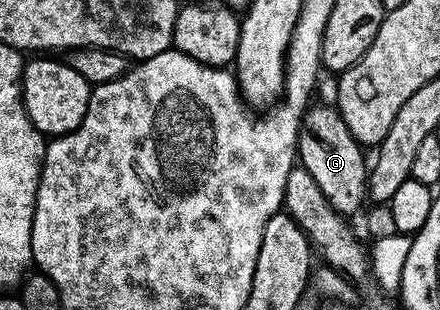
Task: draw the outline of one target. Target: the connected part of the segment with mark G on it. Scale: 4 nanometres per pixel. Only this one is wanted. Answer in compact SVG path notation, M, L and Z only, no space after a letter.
M314 104L302 115L298 127L297 161L306 167L320 192L324 192L328 204L340 215L351 216L367 205L368 160L366 162L362 154L365 154L363 147L359 146L352 132L348 132L348 124L344 124L342 114L333 105Z

